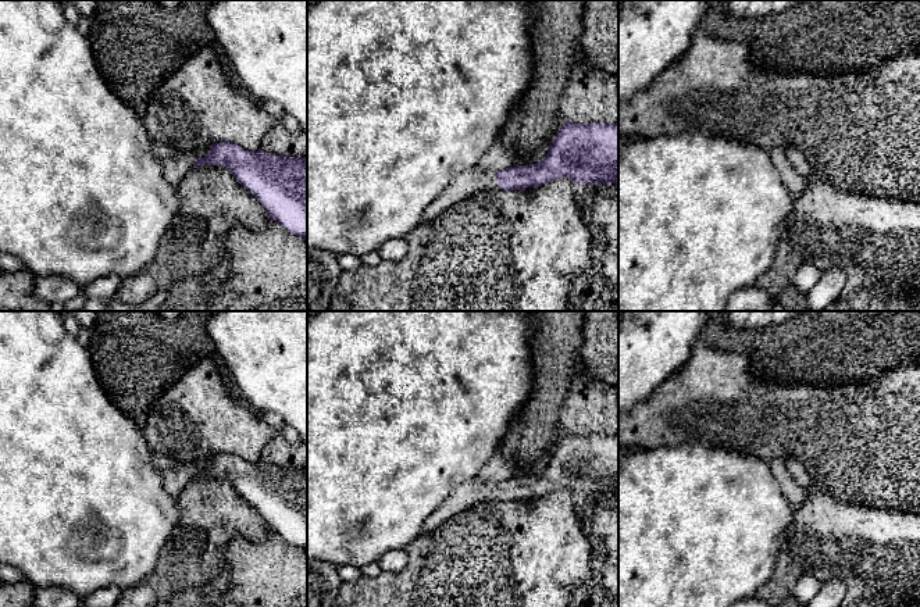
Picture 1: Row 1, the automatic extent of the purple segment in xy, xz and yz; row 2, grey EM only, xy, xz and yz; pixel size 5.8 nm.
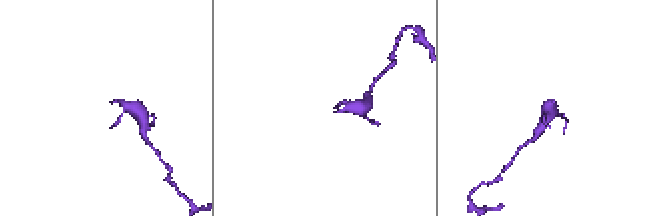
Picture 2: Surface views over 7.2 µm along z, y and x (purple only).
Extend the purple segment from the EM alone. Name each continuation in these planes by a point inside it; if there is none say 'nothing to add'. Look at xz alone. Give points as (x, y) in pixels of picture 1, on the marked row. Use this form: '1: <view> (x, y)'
1: xz (473, 181)

